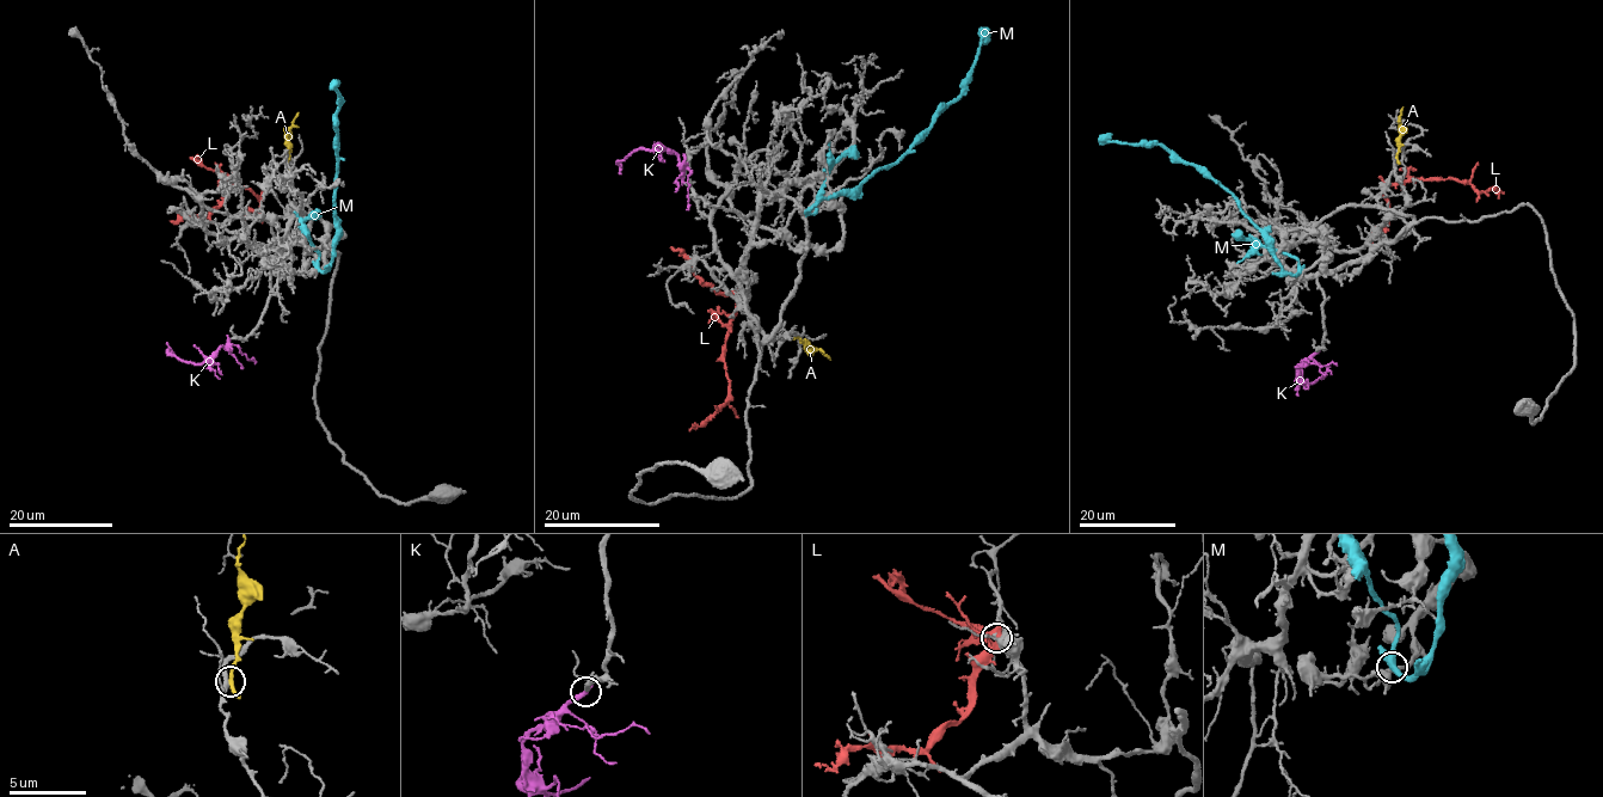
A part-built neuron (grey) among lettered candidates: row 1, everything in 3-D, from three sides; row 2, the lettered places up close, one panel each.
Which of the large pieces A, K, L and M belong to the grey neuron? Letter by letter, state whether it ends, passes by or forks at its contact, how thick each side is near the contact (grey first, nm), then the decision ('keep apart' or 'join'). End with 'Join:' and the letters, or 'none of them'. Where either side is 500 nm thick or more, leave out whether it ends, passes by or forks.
A: it passes by | 300/220 nm | keep apart
K: it ends | 180/360 nm | join
L: 550/320 nm | keep apart
M: it forks | 400/400 nm | keep apart
Join: K

